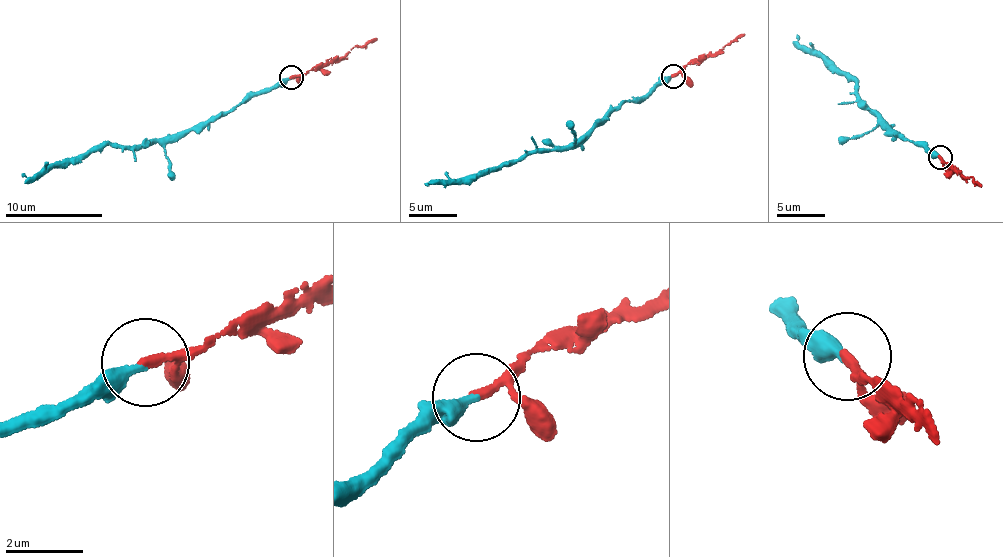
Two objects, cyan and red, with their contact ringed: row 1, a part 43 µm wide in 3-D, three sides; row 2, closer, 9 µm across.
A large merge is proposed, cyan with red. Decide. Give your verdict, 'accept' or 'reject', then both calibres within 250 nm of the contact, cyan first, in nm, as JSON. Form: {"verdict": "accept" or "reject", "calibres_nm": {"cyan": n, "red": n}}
{"verdict": "accept", "calibres_nm": {"cyan": 340, "red": 180}}

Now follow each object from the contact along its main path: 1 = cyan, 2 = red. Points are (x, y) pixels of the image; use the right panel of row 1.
1: (939, 156), (896, 132), (857, 97), (855, 82), (815, 49), (799, 44), (798, 34)
2: (939, 156), (966, 181), (971, 177), (981, 185)

